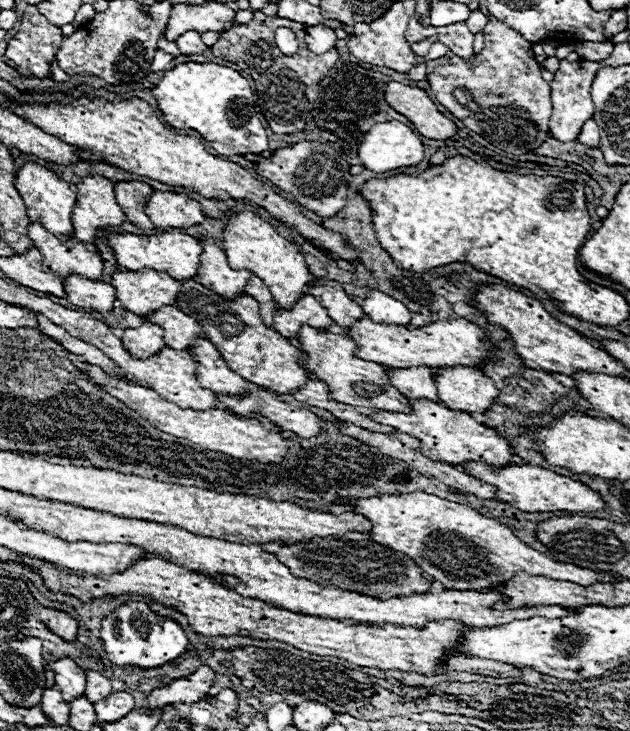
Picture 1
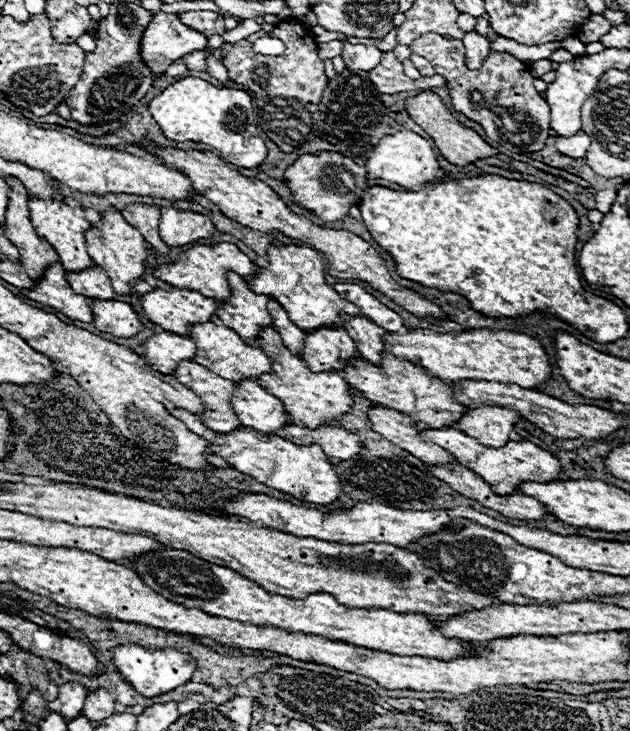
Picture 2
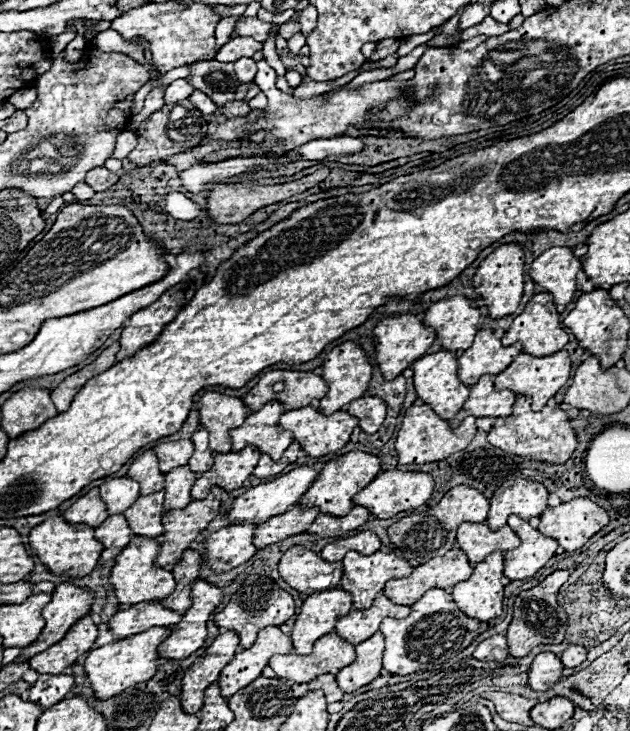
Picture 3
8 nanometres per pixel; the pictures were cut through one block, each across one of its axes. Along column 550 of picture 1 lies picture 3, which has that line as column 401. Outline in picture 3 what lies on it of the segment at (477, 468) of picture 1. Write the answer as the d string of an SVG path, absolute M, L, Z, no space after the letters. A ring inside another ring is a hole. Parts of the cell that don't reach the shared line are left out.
M386 470L386 472L380 472L380 474L376 476L376 480L372 480L362 492L358 492L352 502L354 502L356 506L370 508L370 514L372 514L374 518L384 520L384 518L396 516L398 512L404 512L404 510L422 506L422 504L432 496L432 490L434 490L434 480L432 480L430 474L424 474L424 472Z

